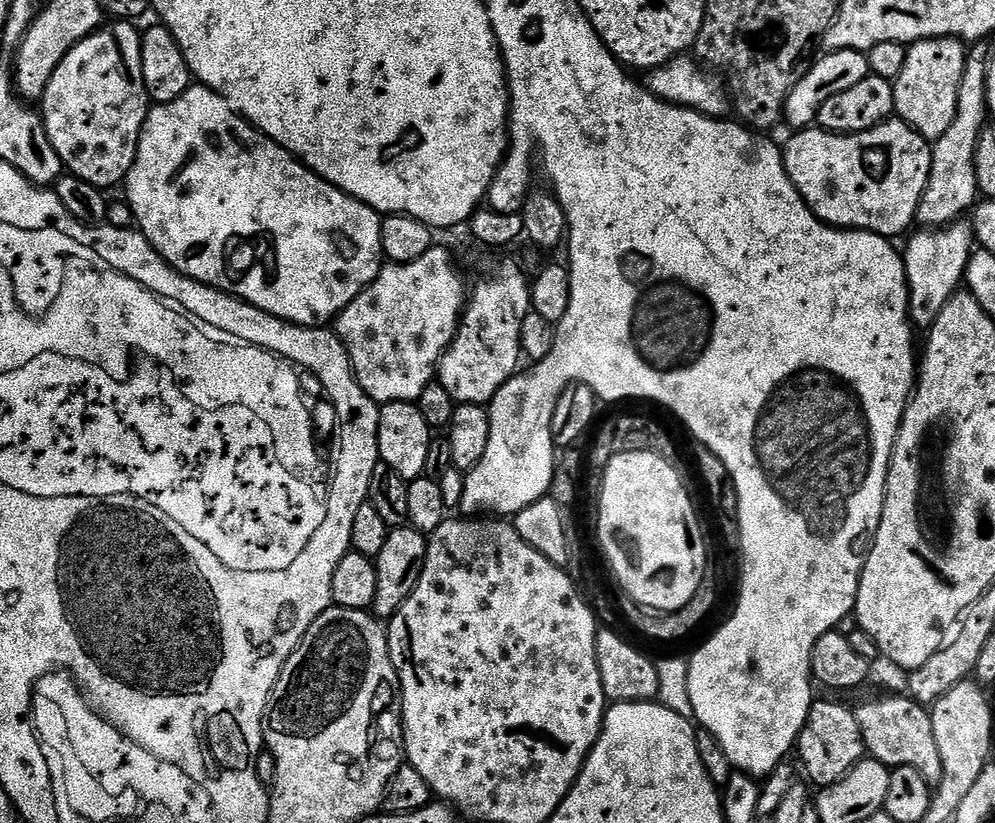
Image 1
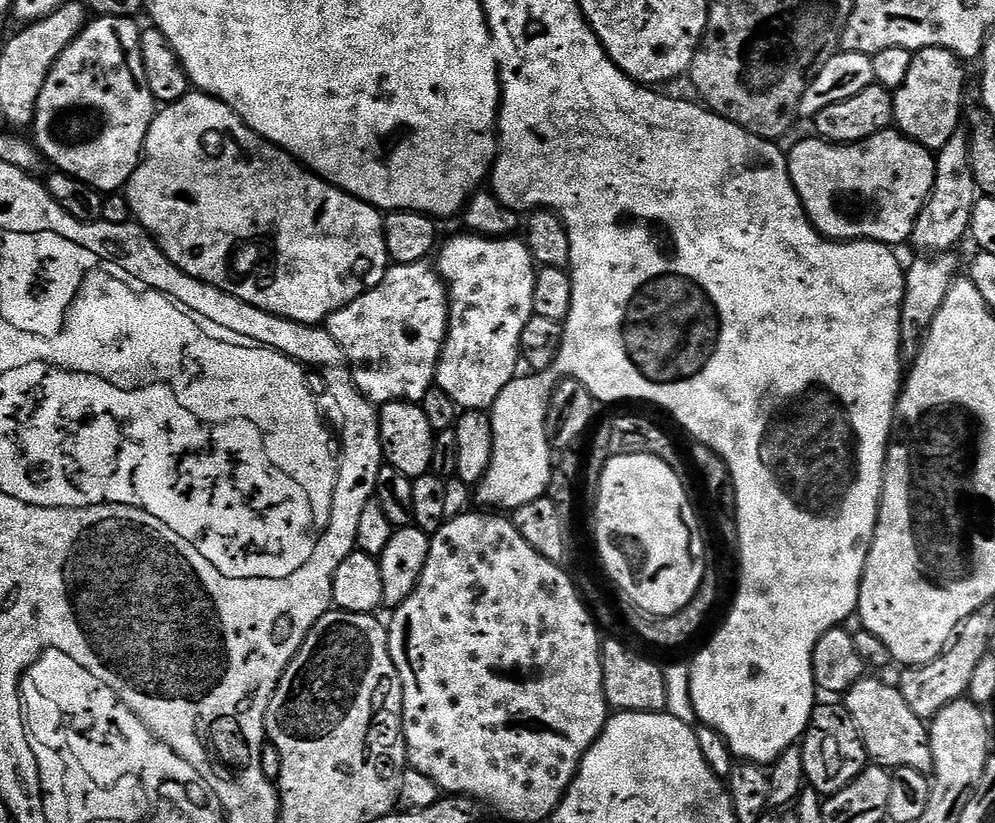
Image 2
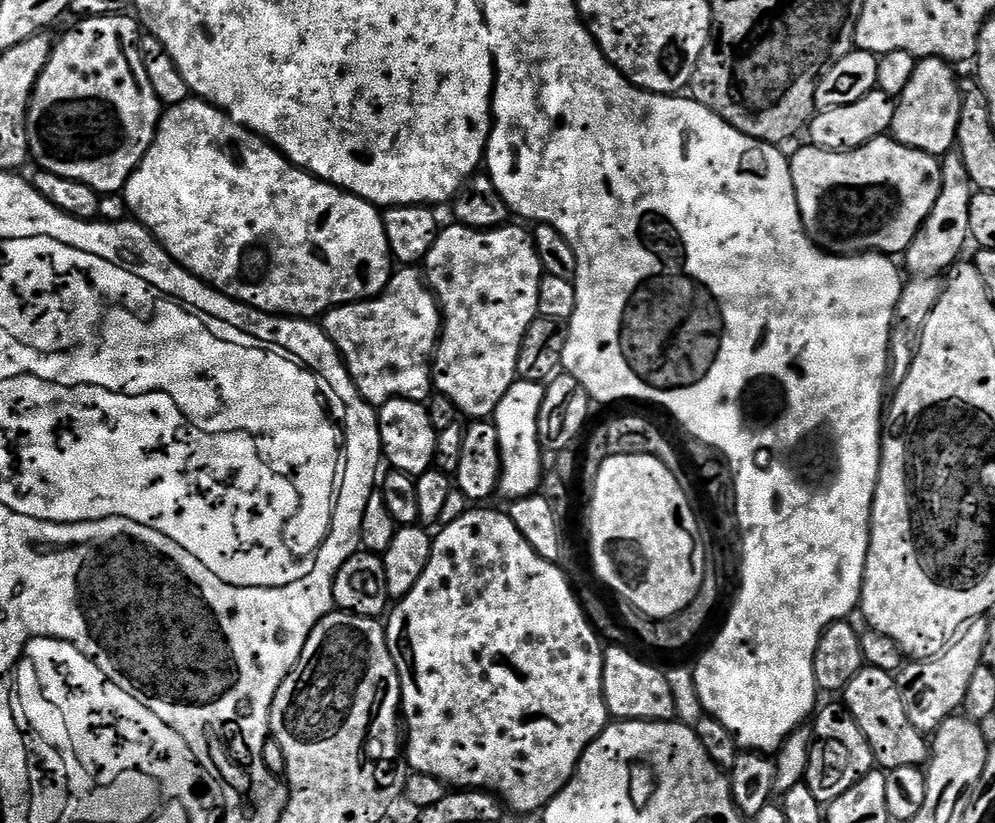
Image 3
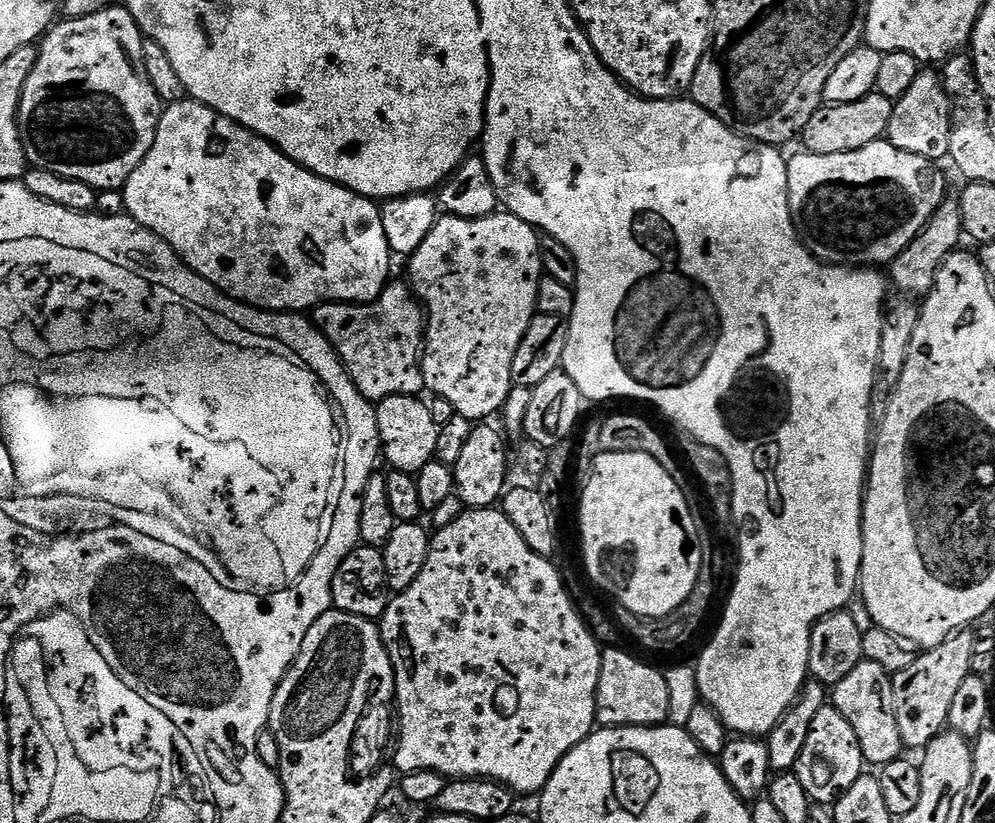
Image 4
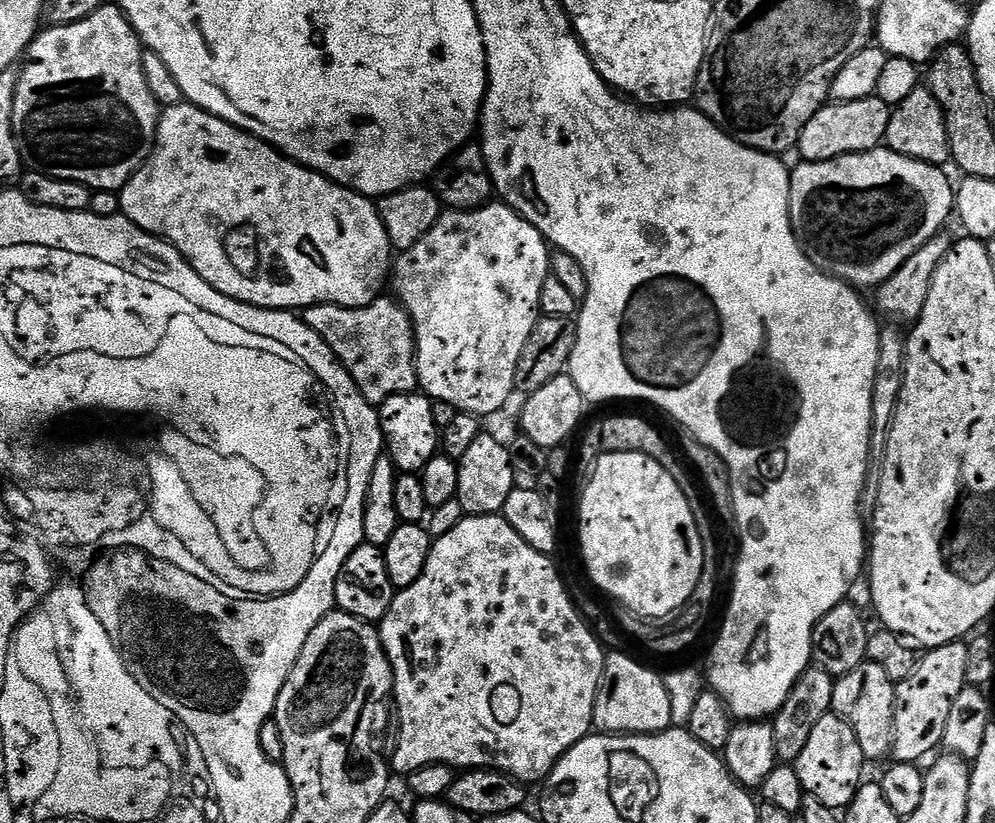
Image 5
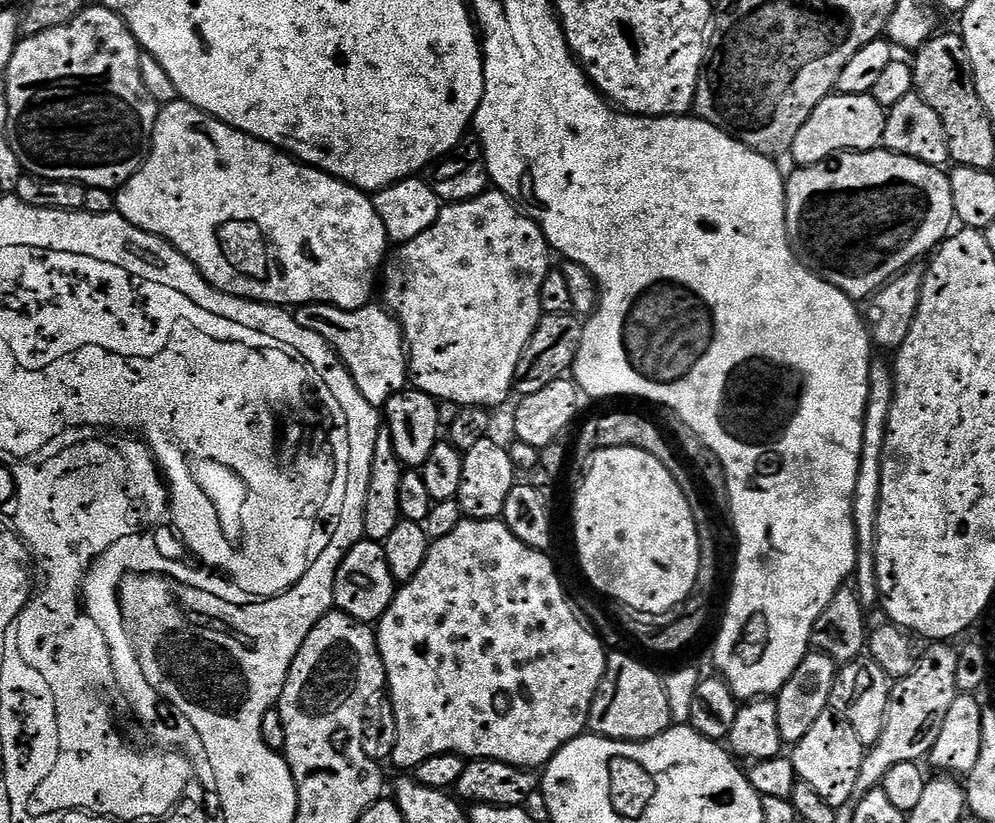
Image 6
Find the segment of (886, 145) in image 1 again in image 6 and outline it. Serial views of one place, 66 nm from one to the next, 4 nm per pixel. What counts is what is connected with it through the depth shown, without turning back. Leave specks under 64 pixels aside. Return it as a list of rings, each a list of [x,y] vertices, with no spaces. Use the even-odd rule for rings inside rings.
[[[873,150],[870,152],[841,152],[839,156],[834,156],[831,160],[825,160],[822,164],[800,166],[795,171],[797,172],[793,176],[789,175],[787,177],[784,185],[786,226],[788,227],[788,241],[792,244],[792,251],[800,259],[801,264],[806,265],[814,275],[830,282],[838,290],[842,290],[857,302],[871,297],[873,292],[877,292],[879,288],[884,287],[889,280],[893,280],[895,276],[920,262],[924,255],[927,257],[933,250],[939,249],[949,233],[953,231],[956,211],[954,210],[954,198],[948,181],[949,173],[944,172],[935,164],[918,162],[909,156],[899,156],[897,152]]]

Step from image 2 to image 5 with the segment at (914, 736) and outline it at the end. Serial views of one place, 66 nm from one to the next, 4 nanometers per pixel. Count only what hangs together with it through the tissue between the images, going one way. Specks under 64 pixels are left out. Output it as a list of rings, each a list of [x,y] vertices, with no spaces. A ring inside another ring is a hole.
[[[871,662],[860,664],[858,670],[850,670],[850,674],[836,680],[832,712],[848,721],[848,725],[854,730],[854,738],[858,738],[858,746],[865,761],[880,760],[892,751],[895,697],[896,684],[890,674],[886,674],[882,666]]]

